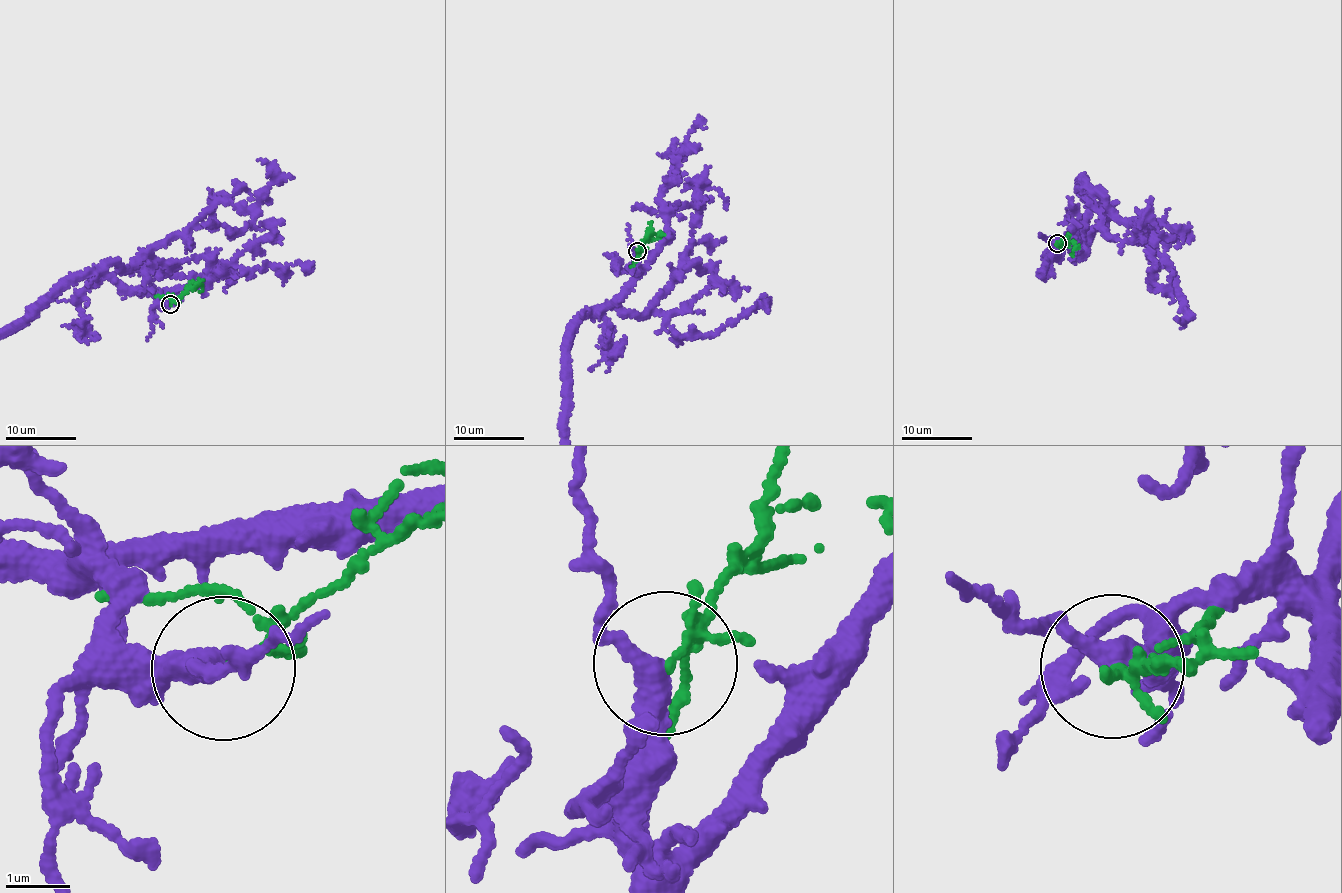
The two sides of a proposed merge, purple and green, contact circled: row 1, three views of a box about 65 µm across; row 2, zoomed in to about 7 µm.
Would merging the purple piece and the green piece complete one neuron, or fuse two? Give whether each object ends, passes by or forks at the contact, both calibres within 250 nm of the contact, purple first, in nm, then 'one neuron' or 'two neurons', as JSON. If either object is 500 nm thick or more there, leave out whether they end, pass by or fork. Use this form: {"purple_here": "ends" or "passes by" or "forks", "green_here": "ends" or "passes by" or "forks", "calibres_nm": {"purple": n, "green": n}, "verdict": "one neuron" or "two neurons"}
{"purple_here": "passes by", "green_here": "forks", "calibres_nm": {"purple": 320, "green": 70}, "verdict": "two neurons"}

